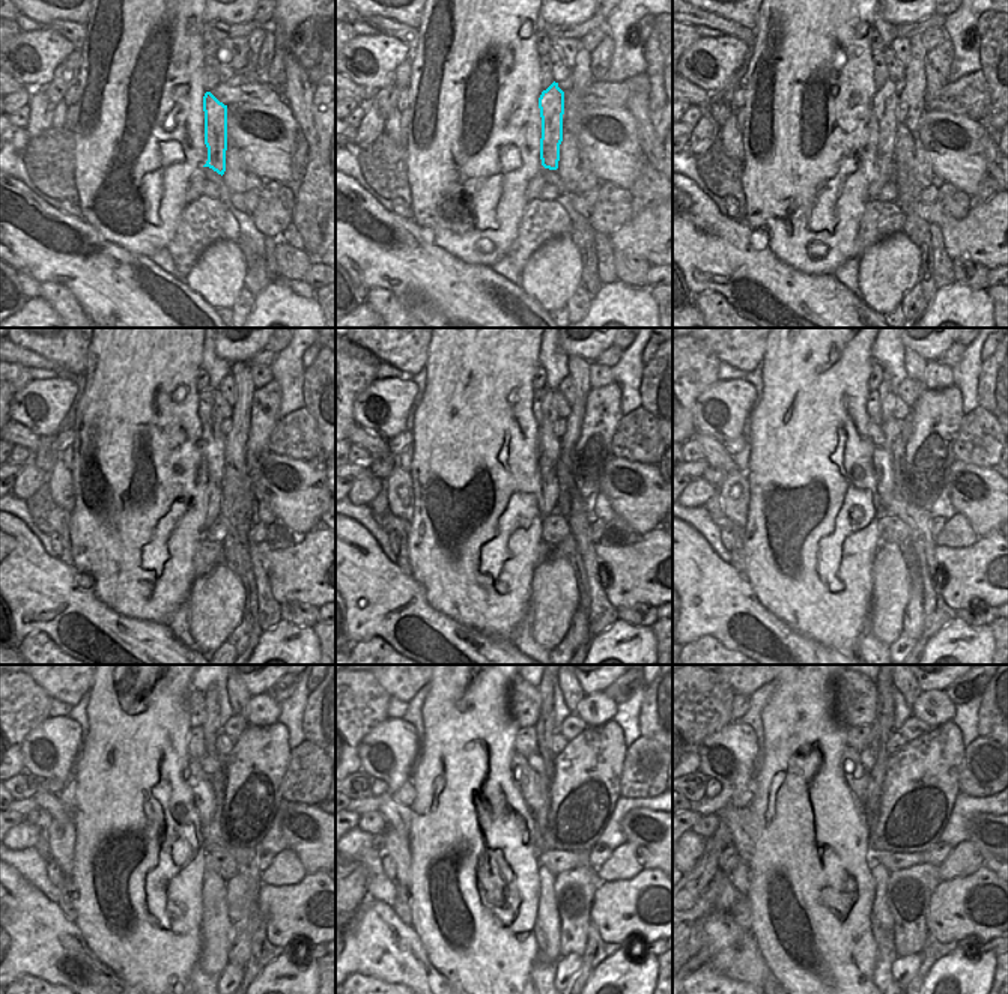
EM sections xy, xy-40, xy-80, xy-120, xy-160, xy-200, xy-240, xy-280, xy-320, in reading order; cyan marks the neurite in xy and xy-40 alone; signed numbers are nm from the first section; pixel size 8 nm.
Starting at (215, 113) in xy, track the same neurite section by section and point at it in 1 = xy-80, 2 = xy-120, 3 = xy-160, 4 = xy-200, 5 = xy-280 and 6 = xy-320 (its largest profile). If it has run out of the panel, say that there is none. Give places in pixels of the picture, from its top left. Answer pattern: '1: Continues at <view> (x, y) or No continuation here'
1: Continues at xy-80 (886, 101)
2: Continues at xy-120 (212, 441)
3: Continues at xy-160 (549, 444)
4: Continues at xy-200 (885, 391)
5: Continues at xy-280 (545, 728)
6: Continues at xy-320 (882, 695)

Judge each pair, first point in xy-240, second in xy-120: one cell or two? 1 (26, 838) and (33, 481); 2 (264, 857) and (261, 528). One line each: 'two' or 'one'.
1: one
2: one

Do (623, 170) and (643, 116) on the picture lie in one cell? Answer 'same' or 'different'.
different

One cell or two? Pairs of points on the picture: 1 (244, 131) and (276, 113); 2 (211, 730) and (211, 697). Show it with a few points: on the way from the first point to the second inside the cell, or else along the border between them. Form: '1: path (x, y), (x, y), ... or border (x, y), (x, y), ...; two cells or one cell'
1: path (239, 119), (245, 110), (264, 110); one cell
2: path (211, 722), (211, 704); one cell

